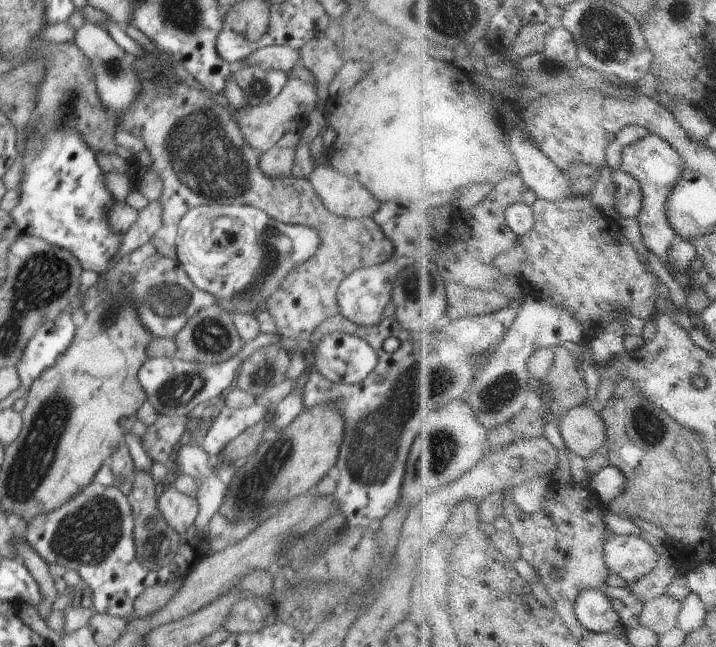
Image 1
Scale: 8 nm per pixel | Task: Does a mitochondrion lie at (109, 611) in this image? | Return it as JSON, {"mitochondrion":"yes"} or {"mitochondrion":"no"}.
{"mitochondrion":"no"}

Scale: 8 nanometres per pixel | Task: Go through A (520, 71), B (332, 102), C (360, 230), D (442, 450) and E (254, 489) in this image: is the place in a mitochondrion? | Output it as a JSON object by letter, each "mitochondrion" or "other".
{"A":"other","B":"other","C":"other","D":"mitochondrion","E":"mitochondrion"}

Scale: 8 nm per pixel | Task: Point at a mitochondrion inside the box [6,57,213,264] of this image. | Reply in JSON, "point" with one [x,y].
{"point":[70,99]}

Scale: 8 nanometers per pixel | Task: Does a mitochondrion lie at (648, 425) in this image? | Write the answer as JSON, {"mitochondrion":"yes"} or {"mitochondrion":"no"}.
{"mitochondrion":"yes"}

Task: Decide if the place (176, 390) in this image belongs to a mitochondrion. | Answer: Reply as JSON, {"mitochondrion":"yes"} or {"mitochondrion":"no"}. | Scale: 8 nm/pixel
{"mitochondrion":"yes"}

